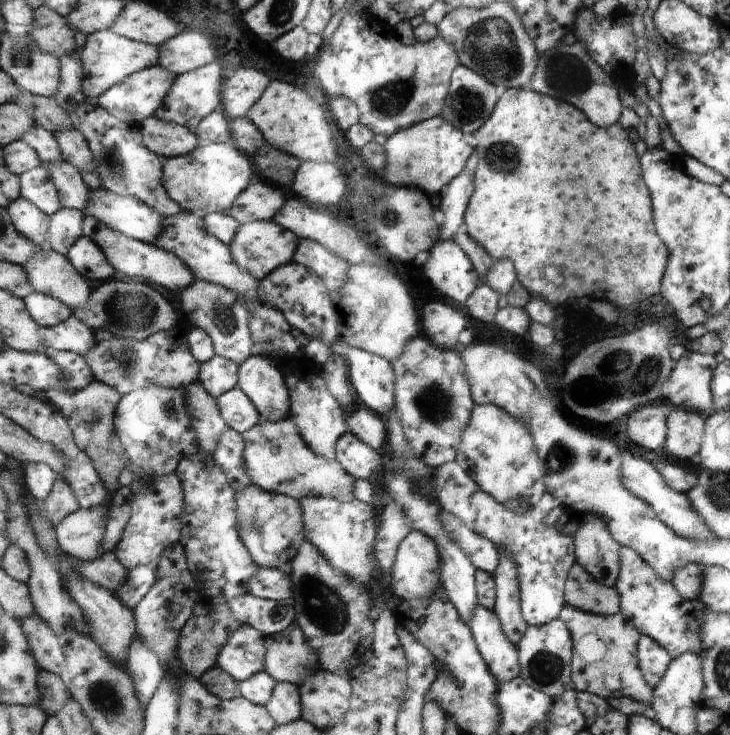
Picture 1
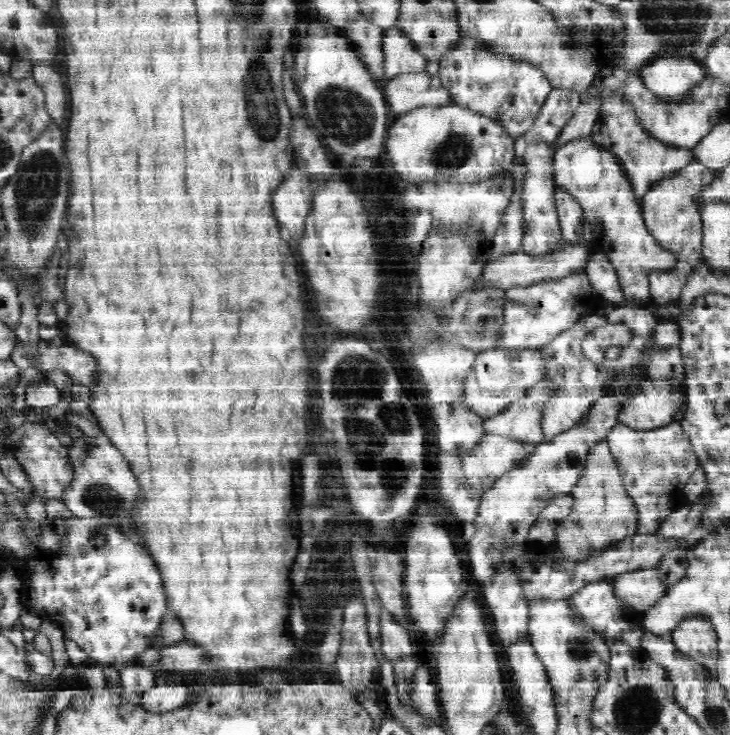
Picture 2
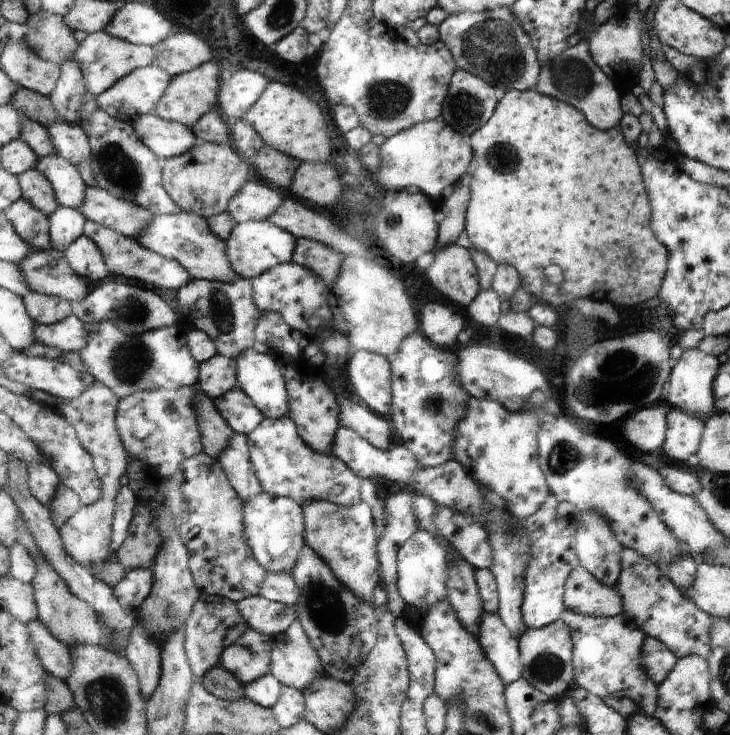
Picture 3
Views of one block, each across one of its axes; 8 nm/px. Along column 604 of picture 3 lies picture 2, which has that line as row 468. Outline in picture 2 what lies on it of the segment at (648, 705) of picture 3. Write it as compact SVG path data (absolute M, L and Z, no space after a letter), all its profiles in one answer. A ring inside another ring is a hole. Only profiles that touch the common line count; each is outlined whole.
M670 421L669 424L652 429L628 428L628 425L618 422L614 428L608 431L606 441L609 444L611 455L616 461L628 497L634 498L634 505L638 514L637 533L640 535L655 535L660 522L674 511L671 498L678 498L690 476L694 475L695 470L699 467L690 439L686 436L681 423L678 421Z

